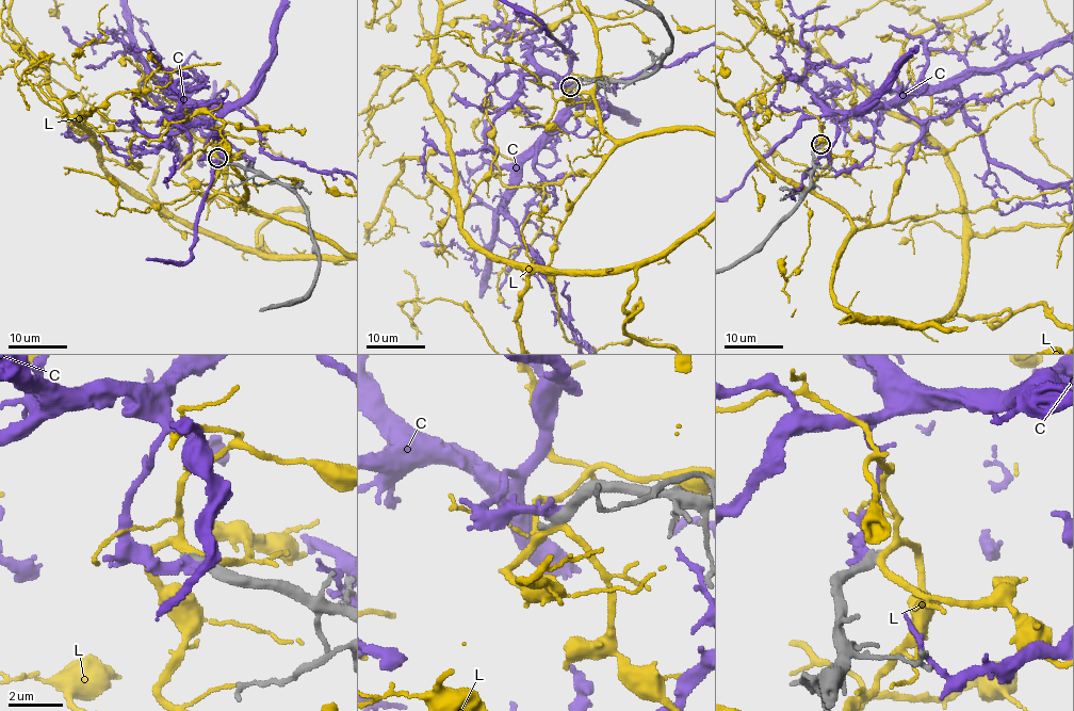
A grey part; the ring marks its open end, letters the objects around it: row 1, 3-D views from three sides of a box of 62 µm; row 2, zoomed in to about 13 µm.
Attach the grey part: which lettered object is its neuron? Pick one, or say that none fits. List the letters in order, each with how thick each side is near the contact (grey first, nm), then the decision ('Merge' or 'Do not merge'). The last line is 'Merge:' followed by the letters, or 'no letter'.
C: Thickness 460 nm (grey) against 360 nm. Do not merge
L: Thickness 400 nm (grey) against 200 nm. Do not merge
Merge: no letter

